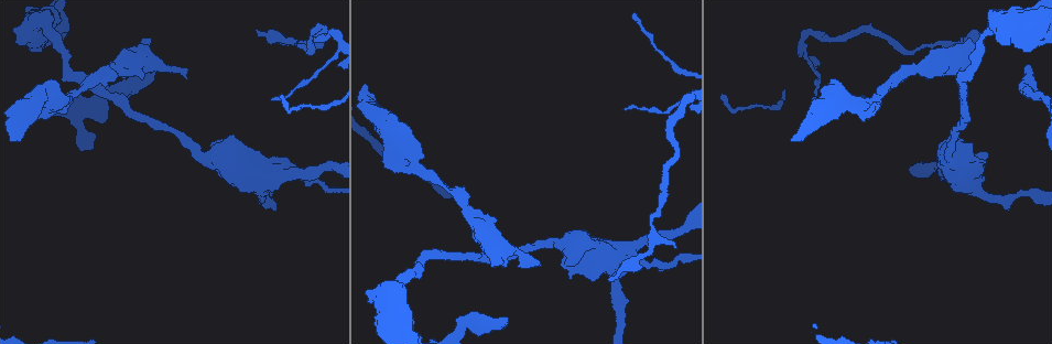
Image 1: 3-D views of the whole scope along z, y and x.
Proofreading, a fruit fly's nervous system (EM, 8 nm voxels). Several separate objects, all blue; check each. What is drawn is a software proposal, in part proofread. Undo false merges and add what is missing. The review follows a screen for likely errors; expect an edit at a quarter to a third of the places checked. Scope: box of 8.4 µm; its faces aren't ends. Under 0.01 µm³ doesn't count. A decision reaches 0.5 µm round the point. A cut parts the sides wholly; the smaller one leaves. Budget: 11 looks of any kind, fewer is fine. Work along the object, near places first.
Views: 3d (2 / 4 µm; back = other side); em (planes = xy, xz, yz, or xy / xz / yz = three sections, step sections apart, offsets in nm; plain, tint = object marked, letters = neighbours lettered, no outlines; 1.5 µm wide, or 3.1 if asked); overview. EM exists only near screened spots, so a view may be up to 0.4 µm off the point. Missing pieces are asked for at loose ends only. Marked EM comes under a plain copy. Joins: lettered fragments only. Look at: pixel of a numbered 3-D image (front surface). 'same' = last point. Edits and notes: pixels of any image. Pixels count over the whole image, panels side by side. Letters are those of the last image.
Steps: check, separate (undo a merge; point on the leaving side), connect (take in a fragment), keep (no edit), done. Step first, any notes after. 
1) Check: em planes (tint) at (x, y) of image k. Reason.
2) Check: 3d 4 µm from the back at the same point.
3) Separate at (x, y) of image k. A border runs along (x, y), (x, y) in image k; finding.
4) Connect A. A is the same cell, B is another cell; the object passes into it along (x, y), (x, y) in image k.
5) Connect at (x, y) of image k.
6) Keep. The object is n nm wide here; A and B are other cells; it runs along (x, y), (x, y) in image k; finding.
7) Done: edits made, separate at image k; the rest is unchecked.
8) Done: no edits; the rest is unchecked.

Check: em planes (letters) at (876, 102) of image 1. Stops while still wide.

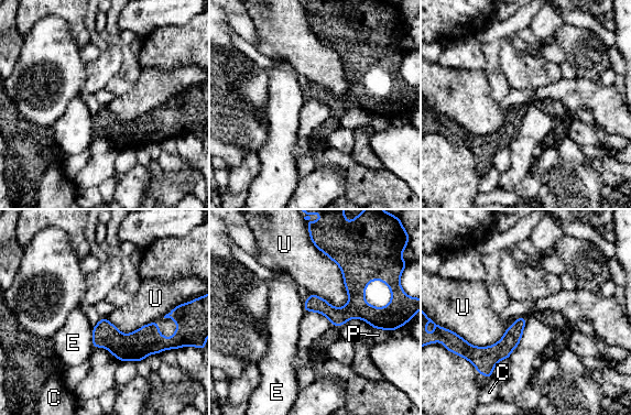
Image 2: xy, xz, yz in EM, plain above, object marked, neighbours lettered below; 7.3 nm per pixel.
Keep. C, E, P and U are other cells; a border runs along (311, 240), (341, 272), (341, 308) in image 2; none of them fits.

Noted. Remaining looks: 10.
Check: em planes (tint) at (115, 70) of image 1. Thick turns thin.

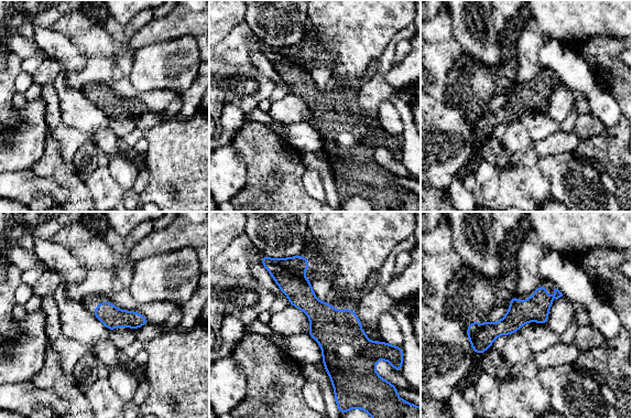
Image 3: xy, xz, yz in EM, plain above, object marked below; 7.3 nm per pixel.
Check: em planes (letters) at the same point.

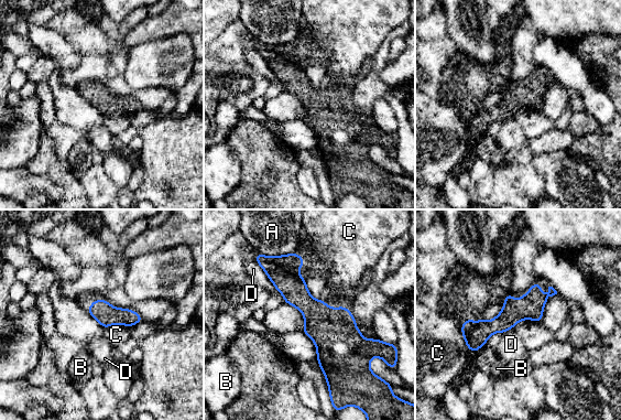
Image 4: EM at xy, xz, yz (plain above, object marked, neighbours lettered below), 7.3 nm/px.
Keep. The object is 160 nm wide here; the longest contact is with D, 360 nm; A, B, C and D are other cells; all the same neuron.

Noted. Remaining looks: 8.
Check: em xz step 4 (letters) at (607, 279) of image 1. Tapers out.

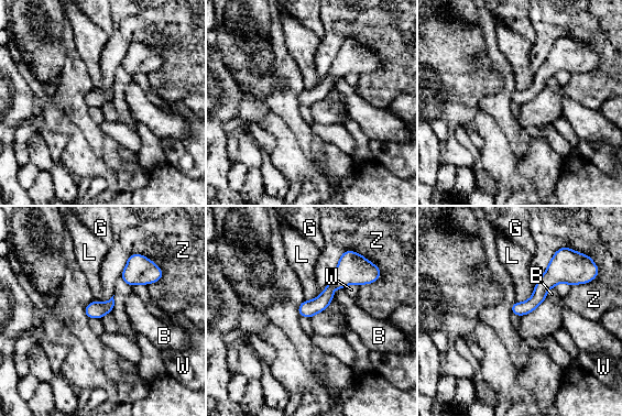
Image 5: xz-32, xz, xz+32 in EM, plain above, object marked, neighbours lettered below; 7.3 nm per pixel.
Check: em planes (letters) at the same point. Cut it another way.

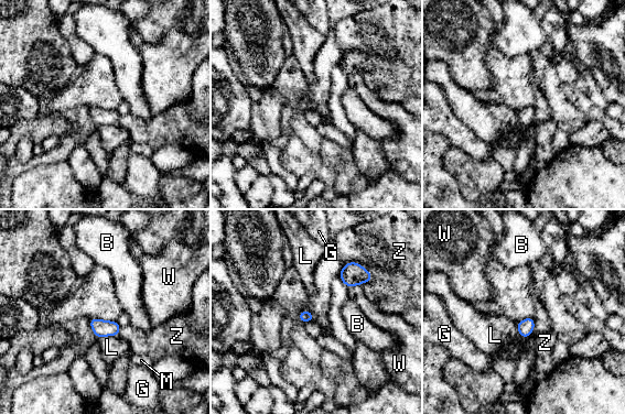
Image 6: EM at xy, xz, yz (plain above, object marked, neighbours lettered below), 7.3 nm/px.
Keep. The object is 80 nm wide here; the longest contact is with L, 150 nm; B, G, L, M, W and Z are other cells; none of them fits.

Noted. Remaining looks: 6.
Check: em xy step 4 (letters) at (19, 45) of image 1. Stops while still wide.

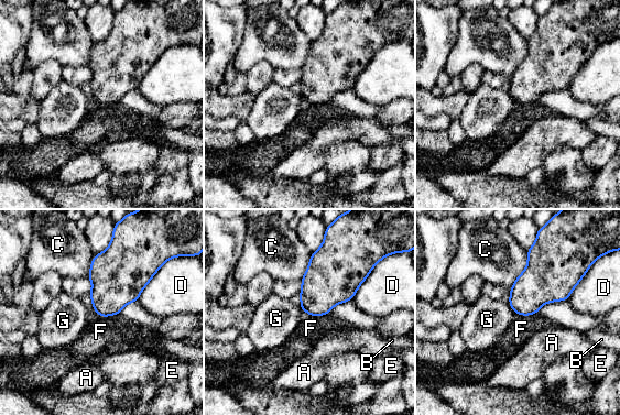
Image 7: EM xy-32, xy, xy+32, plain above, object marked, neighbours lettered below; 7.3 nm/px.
Check: em planes (letters) at the same point. Another direction.

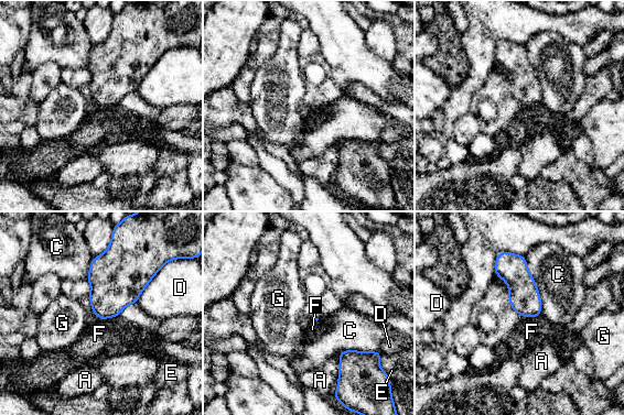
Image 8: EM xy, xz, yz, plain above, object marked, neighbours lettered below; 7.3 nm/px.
Keep. A, C, D, E, F and G are other cells; a border runs along (118, 316), (101, 319) in image 8; no lettered fragment goes on from it.

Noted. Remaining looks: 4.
Done: no edits; the rest is unchecked.

